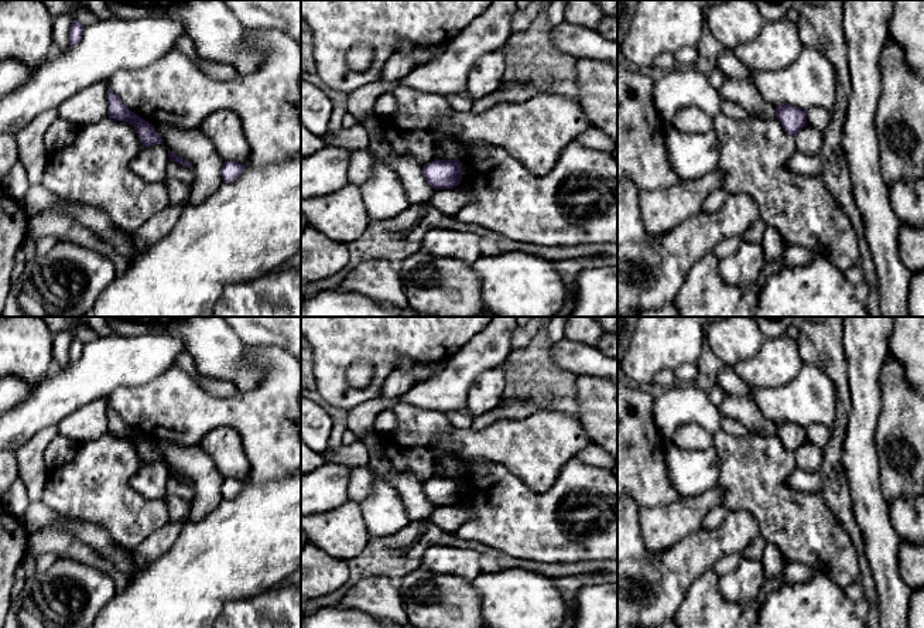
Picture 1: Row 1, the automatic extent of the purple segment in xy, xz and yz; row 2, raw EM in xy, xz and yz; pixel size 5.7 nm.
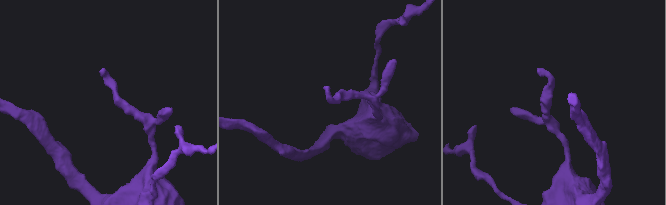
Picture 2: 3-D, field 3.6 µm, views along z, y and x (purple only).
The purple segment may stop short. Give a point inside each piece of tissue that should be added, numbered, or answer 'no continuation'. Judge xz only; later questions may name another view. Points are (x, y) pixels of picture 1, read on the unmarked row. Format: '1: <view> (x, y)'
no continuation

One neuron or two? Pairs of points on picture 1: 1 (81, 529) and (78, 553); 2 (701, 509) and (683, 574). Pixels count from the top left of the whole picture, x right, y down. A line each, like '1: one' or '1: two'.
1: two
2: two

